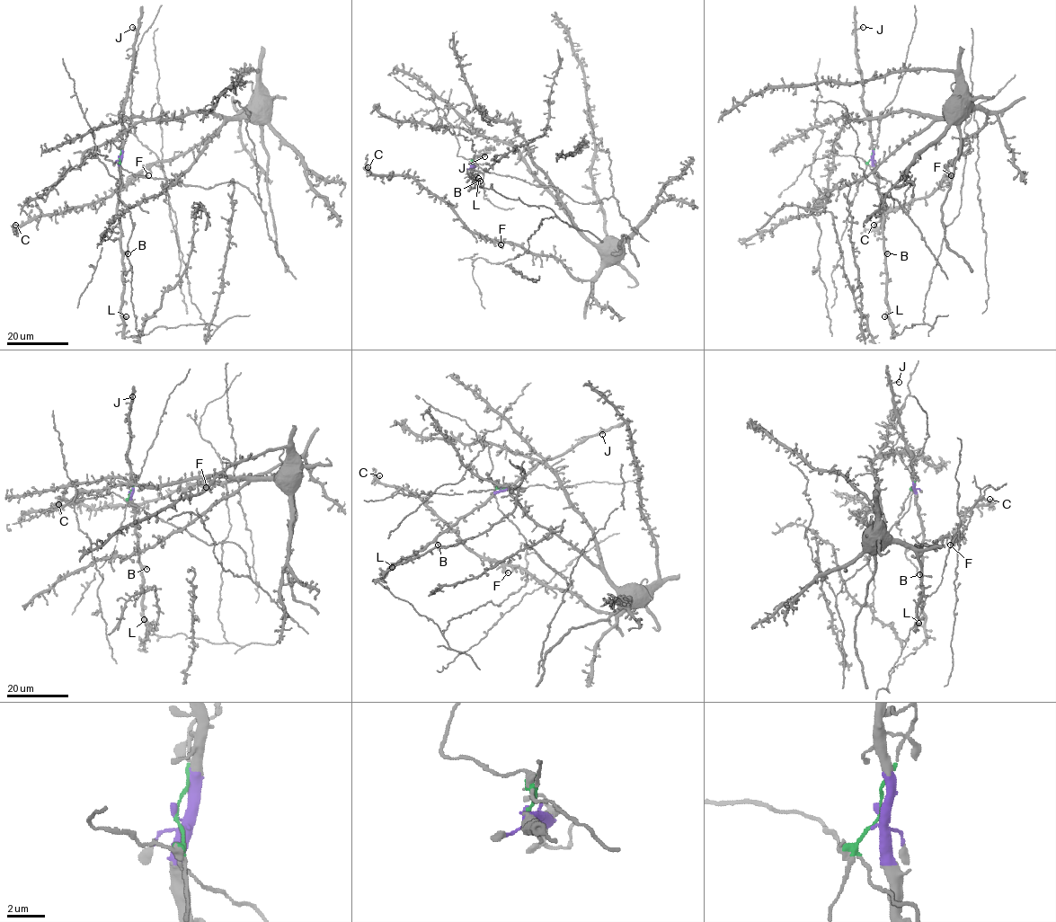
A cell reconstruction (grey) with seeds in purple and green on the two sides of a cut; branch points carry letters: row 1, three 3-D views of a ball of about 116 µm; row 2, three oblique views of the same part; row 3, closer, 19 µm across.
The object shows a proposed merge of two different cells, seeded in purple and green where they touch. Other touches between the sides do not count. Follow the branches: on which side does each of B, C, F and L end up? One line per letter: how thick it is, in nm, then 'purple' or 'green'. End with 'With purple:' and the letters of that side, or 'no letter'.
B: 460 nm thick; purple
C: 240 nm thick; green
F: 340 nm thick; green
L: 550 nm thick; purple
With purple: B, L

